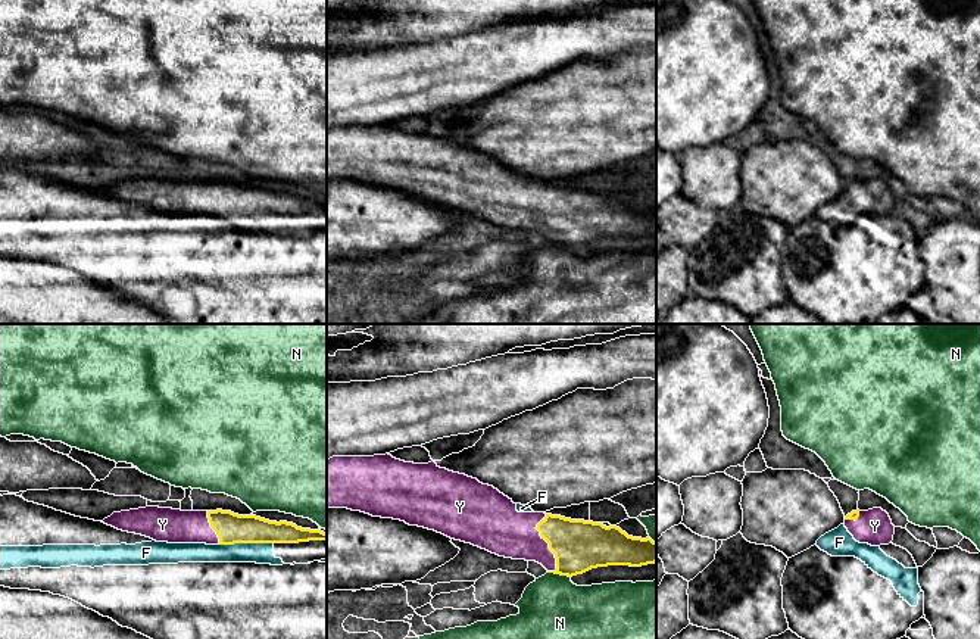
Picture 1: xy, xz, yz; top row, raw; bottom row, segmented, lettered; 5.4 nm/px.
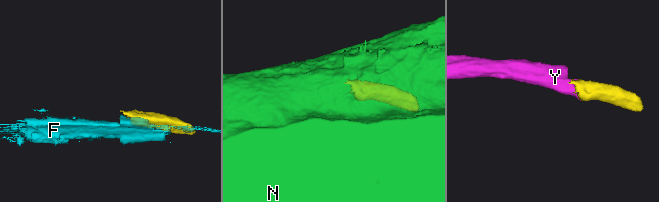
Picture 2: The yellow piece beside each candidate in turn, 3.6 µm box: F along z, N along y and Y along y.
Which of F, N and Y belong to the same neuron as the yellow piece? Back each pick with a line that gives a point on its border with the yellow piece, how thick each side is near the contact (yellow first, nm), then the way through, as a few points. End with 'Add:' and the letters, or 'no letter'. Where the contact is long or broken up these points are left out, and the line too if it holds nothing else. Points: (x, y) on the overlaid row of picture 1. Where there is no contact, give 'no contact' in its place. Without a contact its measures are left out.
Y: meets yellow in xz at (548, 542); 280 nm thick on the yellow side, 260 nm on the other; runs through xz (579, 545), (548, 542), (539, 536), (505, 532)
Add: Y

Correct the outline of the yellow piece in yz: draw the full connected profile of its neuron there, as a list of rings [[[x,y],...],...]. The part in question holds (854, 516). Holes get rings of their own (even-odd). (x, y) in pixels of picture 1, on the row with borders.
[[[873,508],[852,511],[845,517],[845,527],[859,543],[871,546],[889,545],[893,540],[895,526],[886,511]]]

